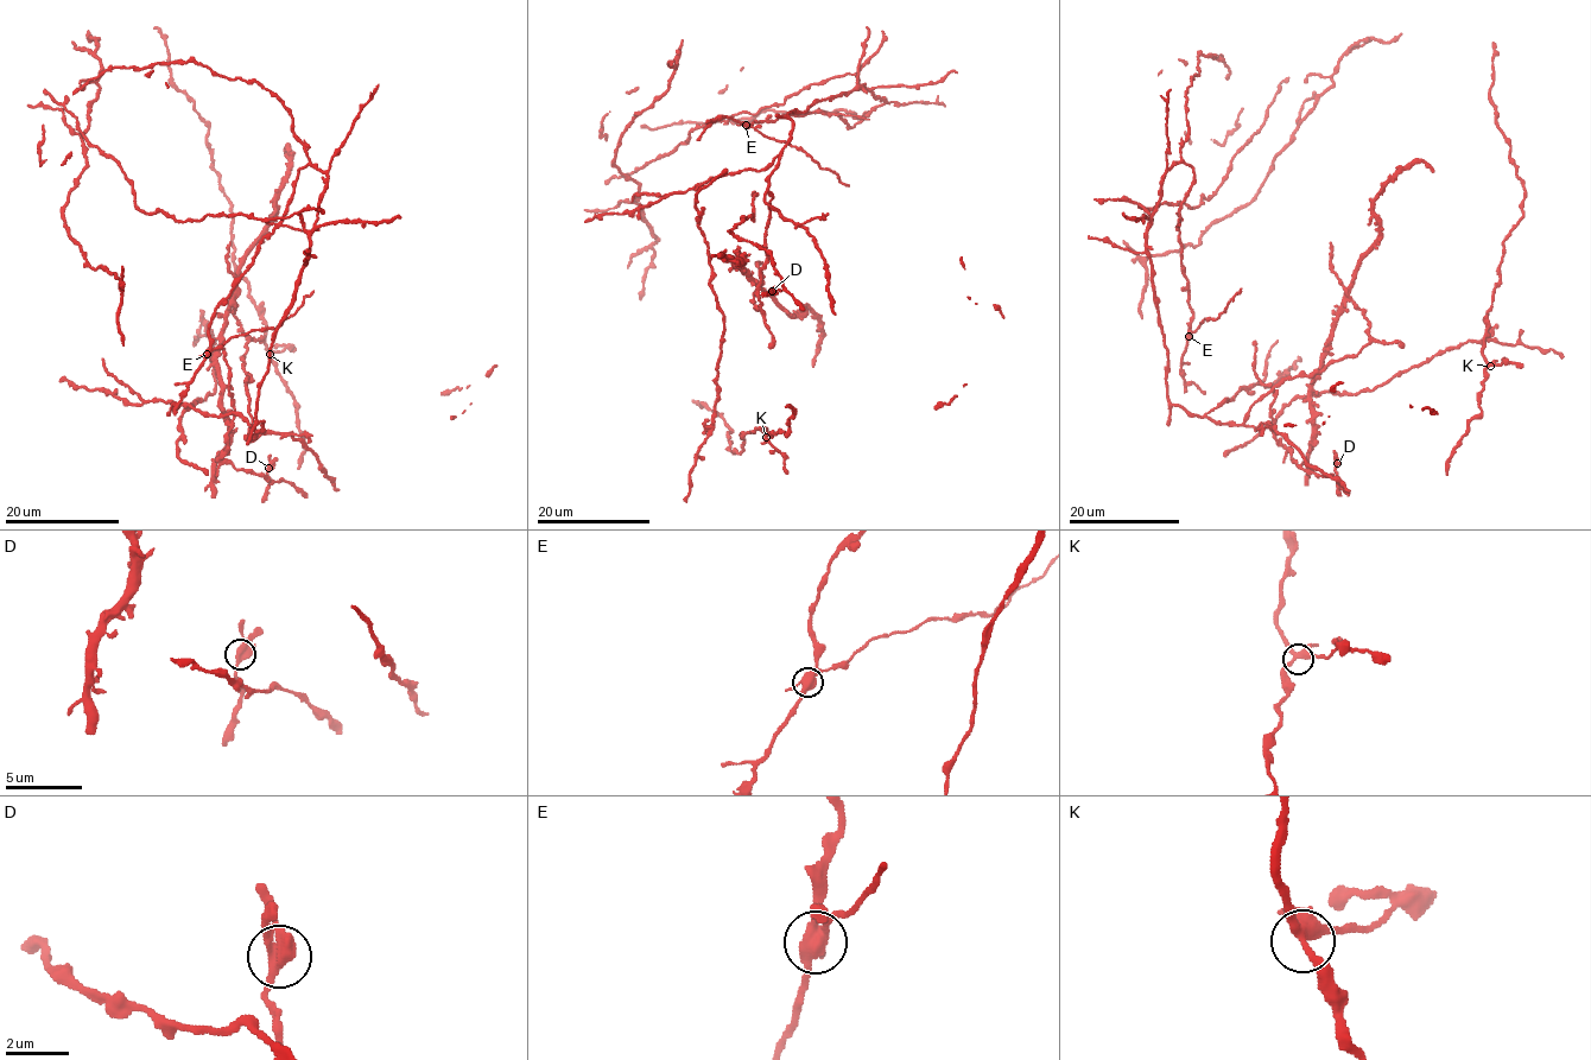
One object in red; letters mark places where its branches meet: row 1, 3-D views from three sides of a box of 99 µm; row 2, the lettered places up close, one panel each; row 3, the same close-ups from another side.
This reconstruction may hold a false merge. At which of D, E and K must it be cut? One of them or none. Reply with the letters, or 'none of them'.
E

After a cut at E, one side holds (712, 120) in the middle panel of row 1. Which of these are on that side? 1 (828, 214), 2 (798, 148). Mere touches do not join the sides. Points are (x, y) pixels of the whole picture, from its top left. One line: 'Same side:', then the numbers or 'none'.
Same side: 1

